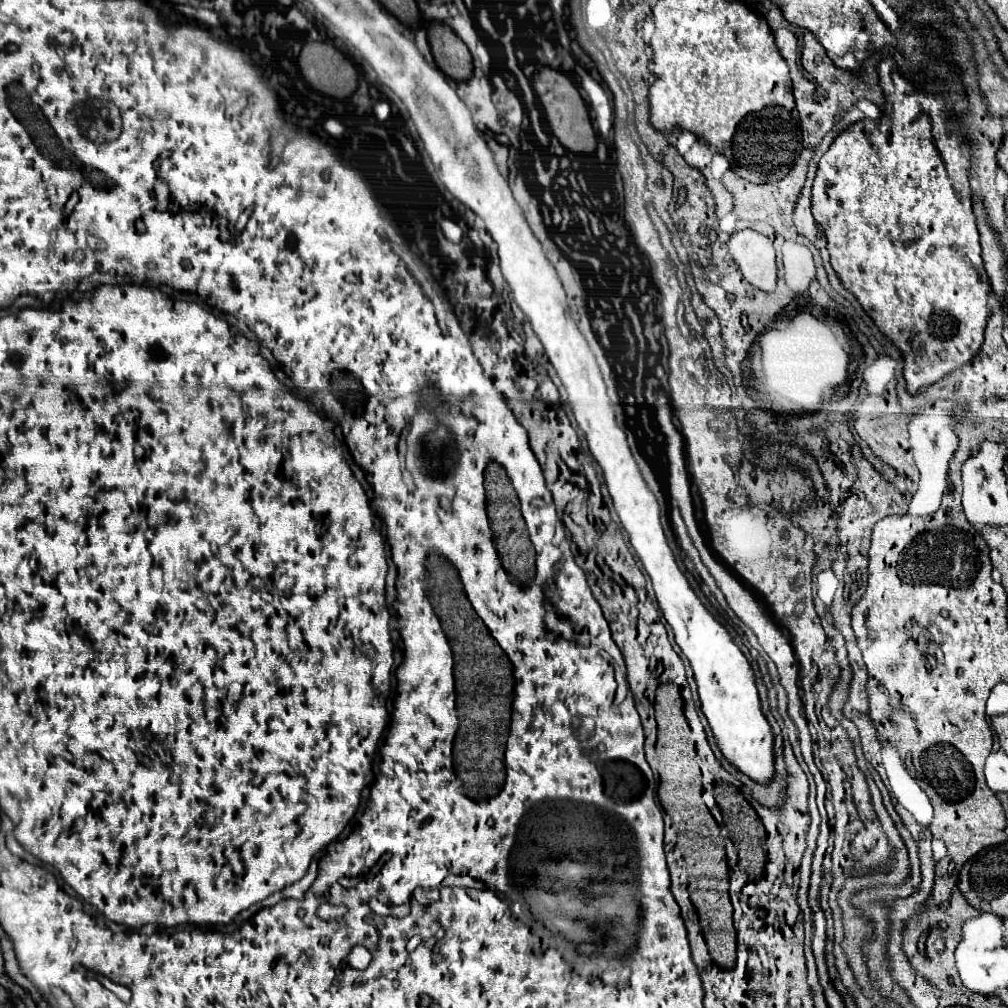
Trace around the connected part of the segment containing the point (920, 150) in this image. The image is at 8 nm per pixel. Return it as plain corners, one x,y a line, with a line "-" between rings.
884,59
878,65
878,73
880,73
880,83
886,95
886,105
882,111
882,119
878,121
858,121
852,127
848,127
846,131
842,131
834,143
830,145
830,149
822,155
820,165
818,165
818,173
814,179
814,187
812,187
812,215
818,221
818,225
824,229
826,235
826,249
830,253
830,263
832,269
836,271
836,275
840,277
840,283
858,299
858,303
862,305
864,313
870,315
870,319
876,323
876,327
890,339
890,343
894,343
900,353
902,353
902,361
904,361
904,381
906,381
906,391
910,395
918,395
926,389
942,379
944,375
960,369
960,365
966,365
968,361
972,361
972,357
976,357
976,353
980,351
980,345
984,341
984,329
986,329
986,321
988,321
988,293
990,293
990,281
986,277
984,265
982,265
982,257
980,257
980,243
978,243
978,229
974,223
974,213
972,213
972,191
970,191
970,183
968,183
968,167
970,167
970,151
968,145
964,143
964,139
958,135
958,125
956,123
948,123
948,115
954,113
962,113
966,109
966,103
960,95
962,87
952,81
954,73
950,71
948,65
932,65
930,69
930,77
944,77
946,81
940,83
936,81
934,85
928,85
928,91
934,91
932,95
928,95
926,91
916,91
906,79
900,77
896,65
892,59

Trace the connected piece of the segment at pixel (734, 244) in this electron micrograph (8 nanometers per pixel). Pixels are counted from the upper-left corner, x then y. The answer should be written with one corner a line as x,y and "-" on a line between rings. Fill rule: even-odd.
742,229
730,235
726,243
728,251
742,271
744,279
760,289
760,291
774,291
776,287
776,253
772,241
752,229

